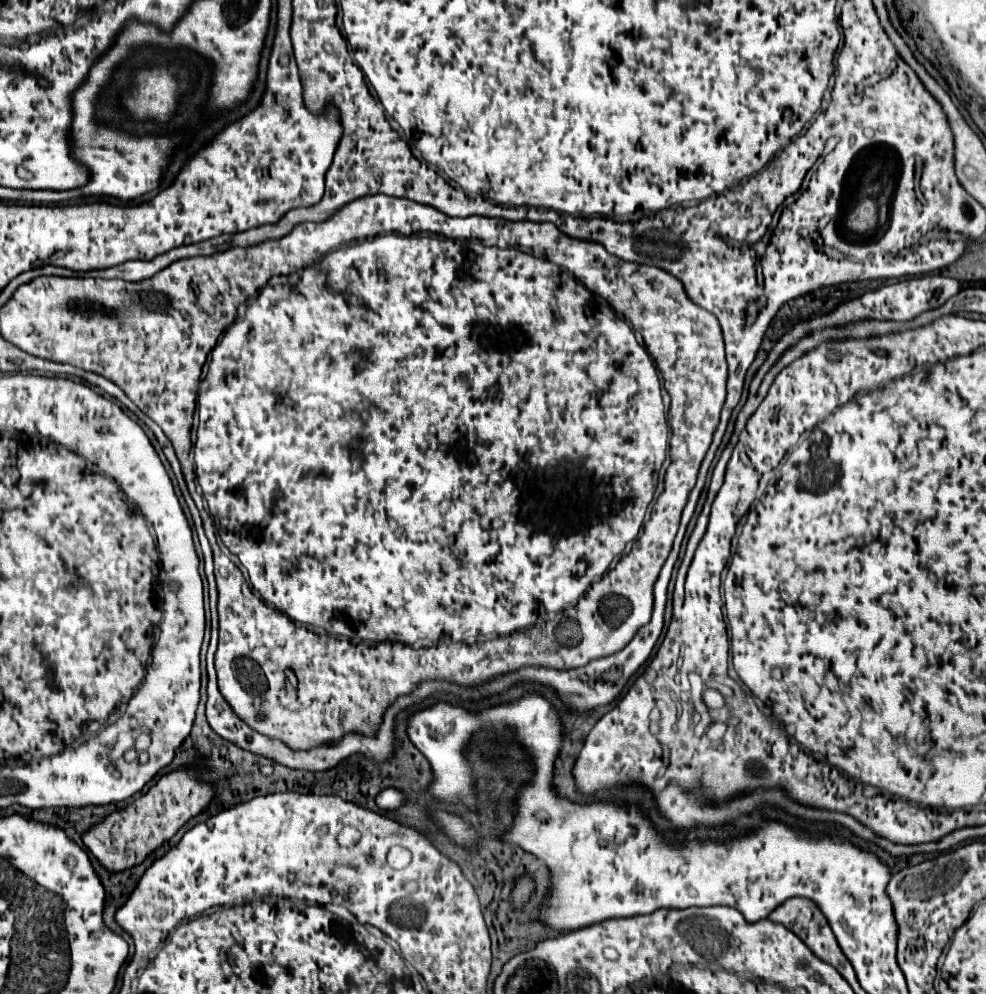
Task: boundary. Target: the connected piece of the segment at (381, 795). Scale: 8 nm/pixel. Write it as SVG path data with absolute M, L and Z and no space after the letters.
M384 788L382 792L378 792L378 796L376 796L376 804L378 804L378 808L382 810L382 812L392 812L392 810L396 810L396 808L400 808L404 802L406 802L406 798L402 798L402 794L400 794L400 790L396 788Z

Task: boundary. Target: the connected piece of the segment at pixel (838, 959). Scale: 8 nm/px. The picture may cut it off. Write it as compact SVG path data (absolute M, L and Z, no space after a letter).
M790 898L790 900L786 900L784 904L780 904L780 906L768 916L768 920L776 922L776 924L782 924L782 926L786 926L788 930L792 930L820 960L824 960L826 964L834 966L842 976L854 974L854 968L852 968L850 960L848 960L848 958L842 954L842 950L838 948L838 942L836 942L836 938L834 938L834 934L832 934L832 930L830 930L830 926L828 926L828 920L826 920L826 916L822 914L822 910L816 906L816 902L812 902L812 900L808 900L808 898Z

